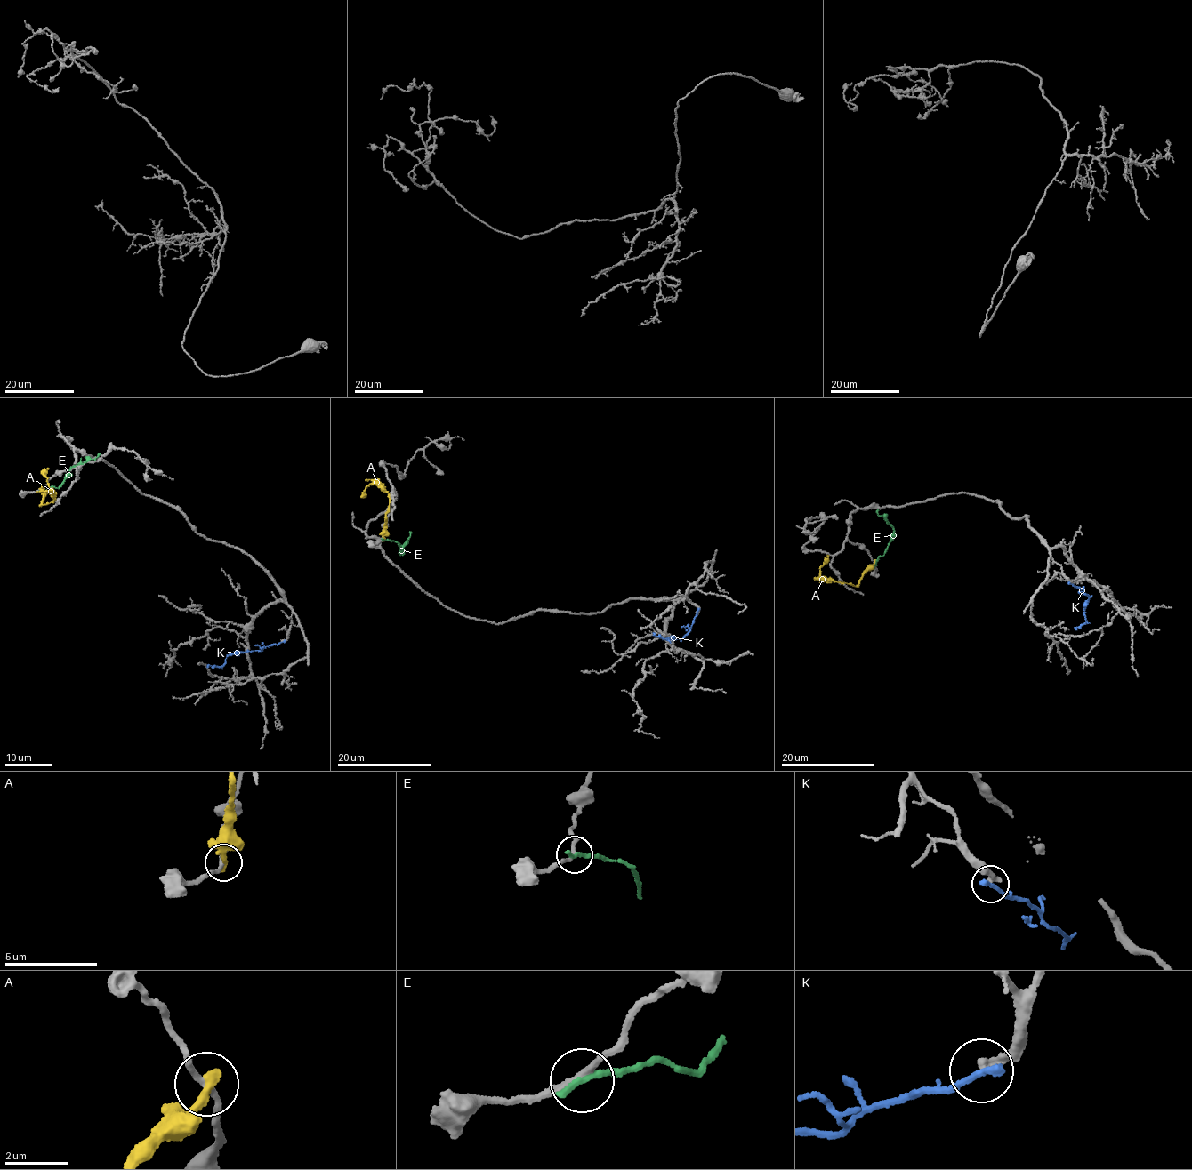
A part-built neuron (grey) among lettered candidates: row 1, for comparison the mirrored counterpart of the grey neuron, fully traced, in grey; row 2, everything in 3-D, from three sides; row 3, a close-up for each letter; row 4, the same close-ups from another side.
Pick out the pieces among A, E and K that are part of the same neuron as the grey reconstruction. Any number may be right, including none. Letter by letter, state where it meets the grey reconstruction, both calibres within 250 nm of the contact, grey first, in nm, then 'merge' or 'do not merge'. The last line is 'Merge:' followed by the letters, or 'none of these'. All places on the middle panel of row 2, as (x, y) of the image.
A: meets grey at (383, 538); 170 nm thick on the grey side, 320 nm on the other; do not merge
E: meets grey at (383, 540); 170 nm thick on the grey side, 260 nm on the other; do not merge
K: meets grey at (697, 611); 320 nm thick on the grey side, 300 nm on the other; do not merge
Merge: none of these

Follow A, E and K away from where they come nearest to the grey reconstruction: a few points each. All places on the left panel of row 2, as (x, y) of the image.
A: (43, 487), (41, 505), (55, 500), (44, 475), (48, 468)
E: (41, 489), (58, 488), (68, 470), (100, 452)
K: (282, 642), (261, 651), (232, 653), (221, 667), (208, 665)

